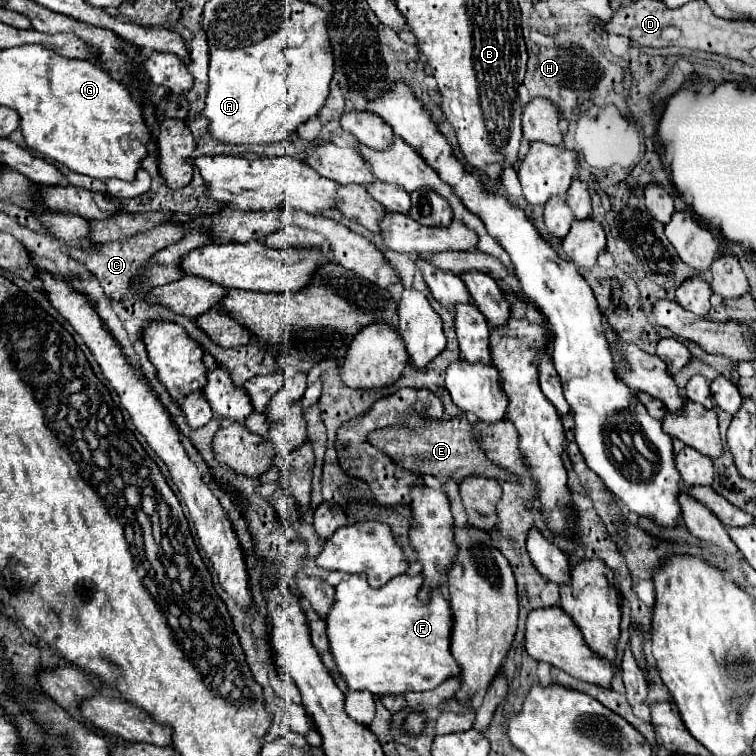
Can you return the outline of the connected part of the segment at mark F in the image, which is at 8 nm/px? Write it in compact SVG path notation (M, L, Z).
M354 574L350 580L336 586L336 602L332 604L326 626L334 662L352 690L370 690L372 694L404 694L408 690L422 692L440 686L446 678L460 674L460 666L450 652L452 636L452 608L442 592L432 592L428 602L420 602L418 592L424 586L424 576L402 574L392 578L382 588L370 588L364 574Z

